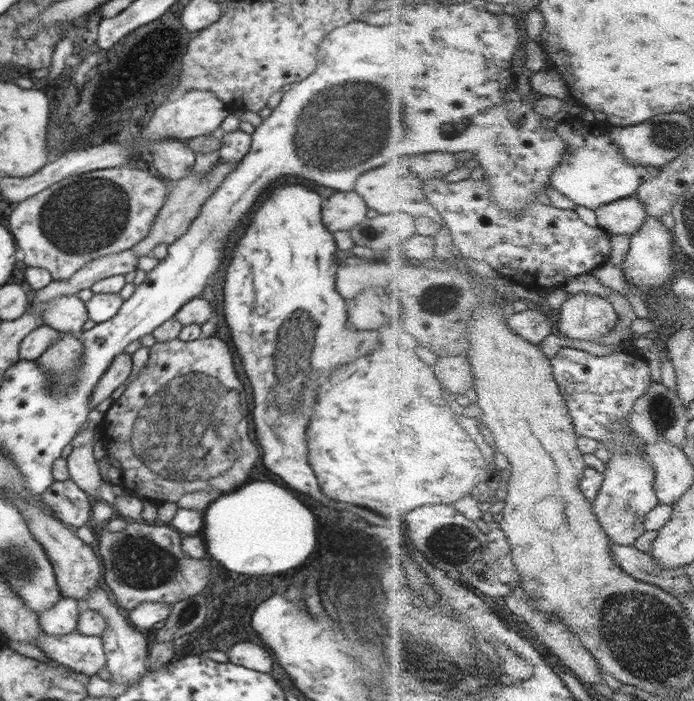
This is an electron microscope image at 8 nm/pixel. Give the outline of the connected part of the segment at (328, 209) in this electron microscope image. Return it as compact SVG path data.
M356 191L336 192L328 198L328 202L321 201L322 222L331 233L349 231L371 214Z

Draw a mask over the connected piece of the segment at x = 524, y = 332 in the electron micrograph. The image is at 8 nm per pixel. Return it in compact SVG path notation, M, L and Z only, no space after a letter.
M526 309L509 319L510 326L524 339L534 344L542 344L552 332L556 323L542 310Z

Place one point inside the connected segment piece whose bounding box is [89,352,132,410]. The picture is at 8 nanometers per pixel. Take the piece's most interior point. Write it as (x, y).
(118, 371)

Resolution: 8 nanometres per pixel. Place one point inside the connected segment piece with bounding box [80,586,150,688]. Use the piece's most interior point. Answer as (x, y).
(125, 647)

